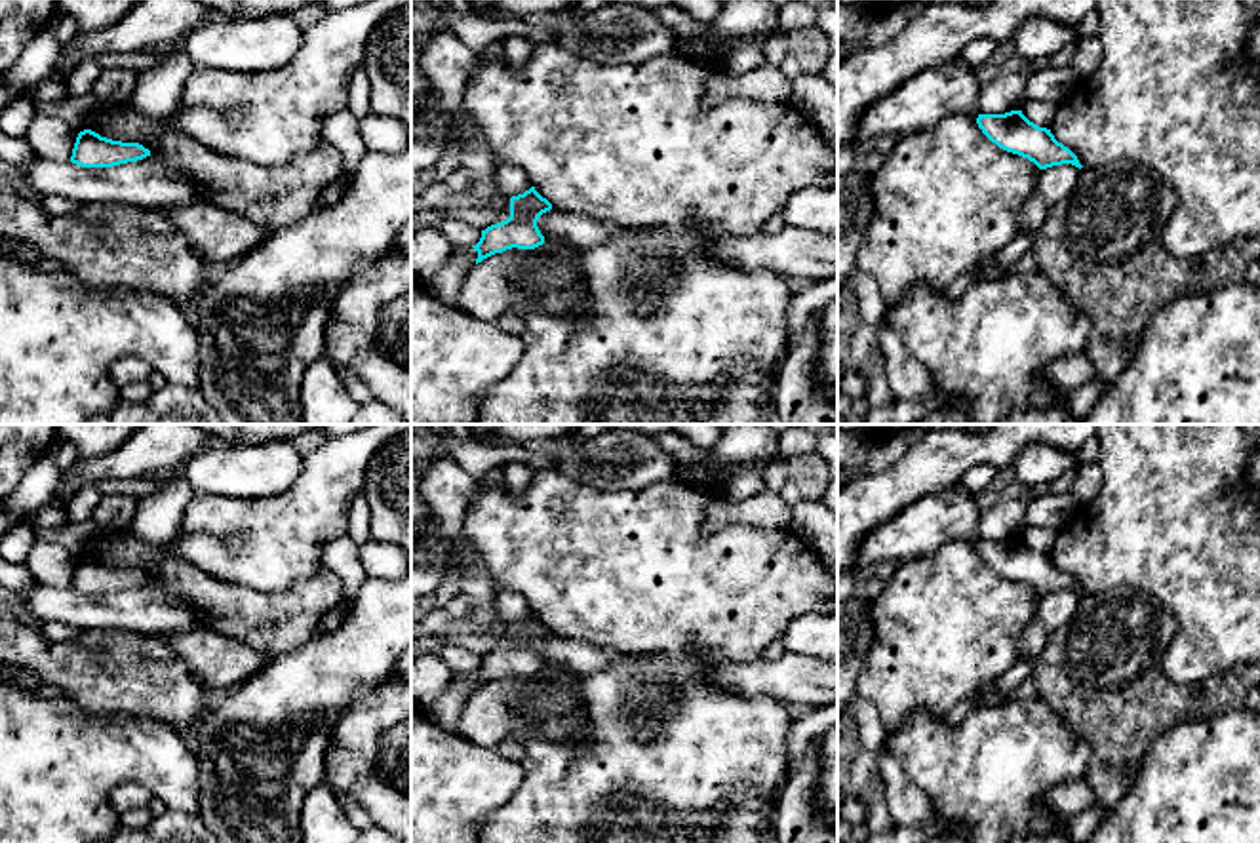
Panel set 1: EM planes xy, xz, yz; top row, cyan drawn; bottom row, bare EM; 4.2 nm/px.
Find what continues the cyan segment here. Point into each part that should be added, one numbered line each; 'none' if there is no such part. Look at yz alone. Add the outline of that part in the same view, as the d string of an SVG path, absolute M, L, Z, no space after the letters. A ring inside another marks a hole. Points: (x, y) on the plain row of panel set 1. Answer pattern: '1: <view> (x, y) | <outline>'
1: yz (952, 514) | M963 485L931 493L874 527L851 567L858 578L881 561L904 563L927 558L948 542L978 544L980 508Z

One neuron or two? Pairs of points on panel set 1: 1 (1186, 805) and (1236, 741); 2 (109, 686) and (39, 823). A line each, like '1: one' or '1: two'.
1: one
2: two

